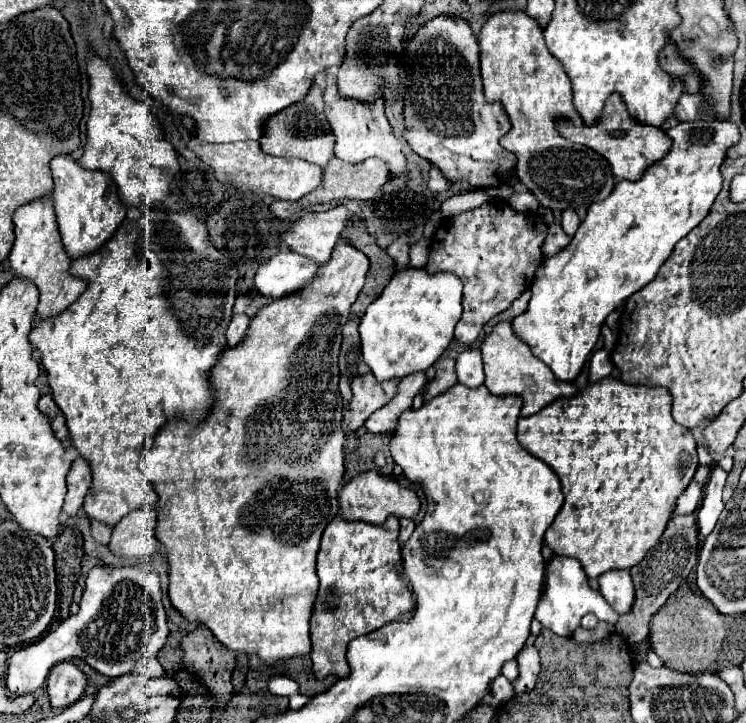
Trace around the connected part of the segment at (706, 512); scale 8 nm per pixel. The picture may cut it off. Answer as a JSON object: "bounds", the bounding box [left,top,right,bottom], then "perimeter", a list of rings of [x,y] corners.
{"bounds":[697,466,727,536],"perimeter":[[[713,466],[701,504],[699,504],[699,510],[697,510],[697,526],[703,536],[707,536],[715,528],[717,518],[723,512],[721,490],[725,486],[725,478],[727,478],[727,472],[723,472],[719,466]]]}

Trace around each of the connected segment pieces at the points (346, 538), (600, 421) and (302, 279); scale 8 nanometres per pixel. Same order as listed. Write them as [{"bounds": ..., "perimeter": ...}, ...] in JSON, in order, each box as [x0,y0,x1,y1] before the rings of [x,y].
[{"bounds":[311,516,415,680],"perimeter":[[[393,516],[381,526],[347,522],[343,518],[333,518],[327,524],[317,556],[319,594],[311,616],[311,660],[317,680],[327,676],[347,678],[345,650],[353,638],[369,634],[387,622],[405,622],[413,616],[415,600],[407,578],[403,578],[397,534],[399,520]]]},{"bounds":[517,378,699,578],"perimeter":[[[613,378],[589,384],[575,396],[559,398],[529,418],[519,418],[517,440],[561,478],[565,502],[545,532],[547,546],[559,556],[577,558],[589,578],[615,568],[631,568],[643,560],[659,542],[677,496],[689,486],[699,466],[695,438],[671,416],[671,394],[659,386],[633,386]]]},{"bounds":[255,252,321,298],"perimeter":[[[279,252],[261,264],[255,274],[255,286],[263,296],[281,298],[305,288],[321,270],[321,264],[299,256],[297,252]]]}]

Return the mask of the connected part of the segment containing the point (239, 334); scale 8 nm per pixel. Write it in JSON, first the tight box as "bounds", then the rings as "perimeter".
{"bounds":[227,314,251,346],"perimeter":[[[235,314],[233,316],[233,320],[231,320],[229,328],[227,328],[227,342],[229,342],[229,346],[237,346],[245,338],[249,324],[251,324],[249,316],[245,316],[245,314]]]}

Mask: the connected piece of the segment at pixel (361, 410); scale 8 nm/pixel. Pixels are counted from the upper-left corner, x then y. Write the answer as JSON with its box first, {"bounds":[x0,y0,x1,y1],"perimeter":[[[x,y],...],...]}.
{"bounds":[343,372,399,432],"perimeter":[[[371,372],[357,376],[351,382],[353,400],[345,410],[343,424],[351,432],[359,430],[375,410],[383,408],[385,404],[389,404],[395,398],[395,394],[399,392],[397,386],[399,386],[399,380],[387,380],[387,382],[379,384],[375,380],[375,376],[371,376]]]}

